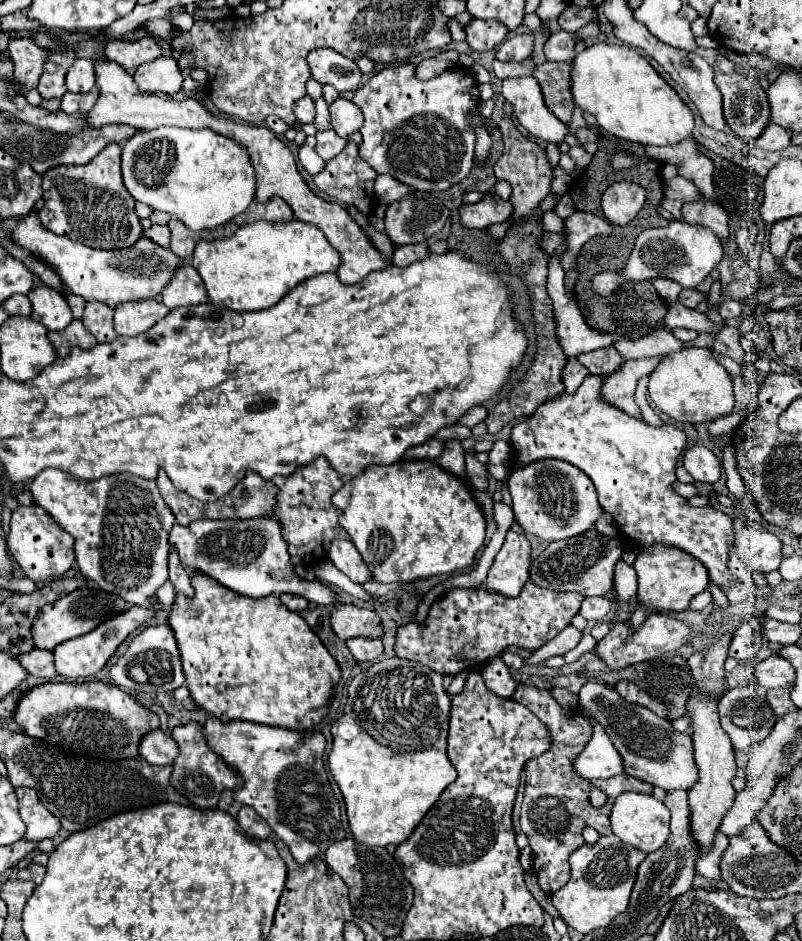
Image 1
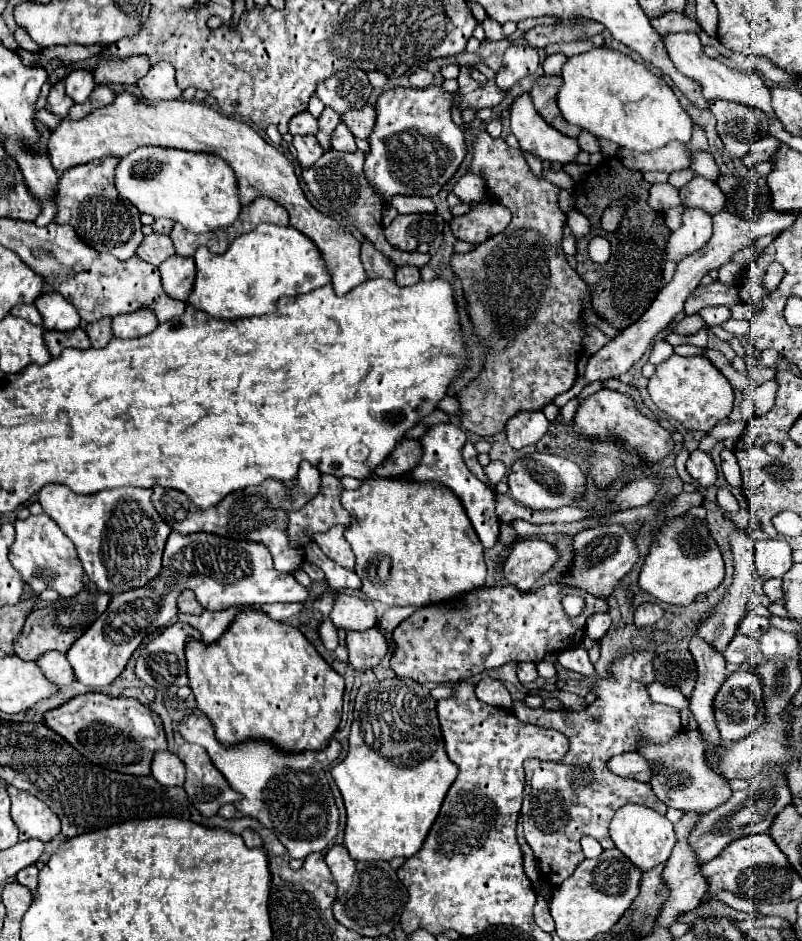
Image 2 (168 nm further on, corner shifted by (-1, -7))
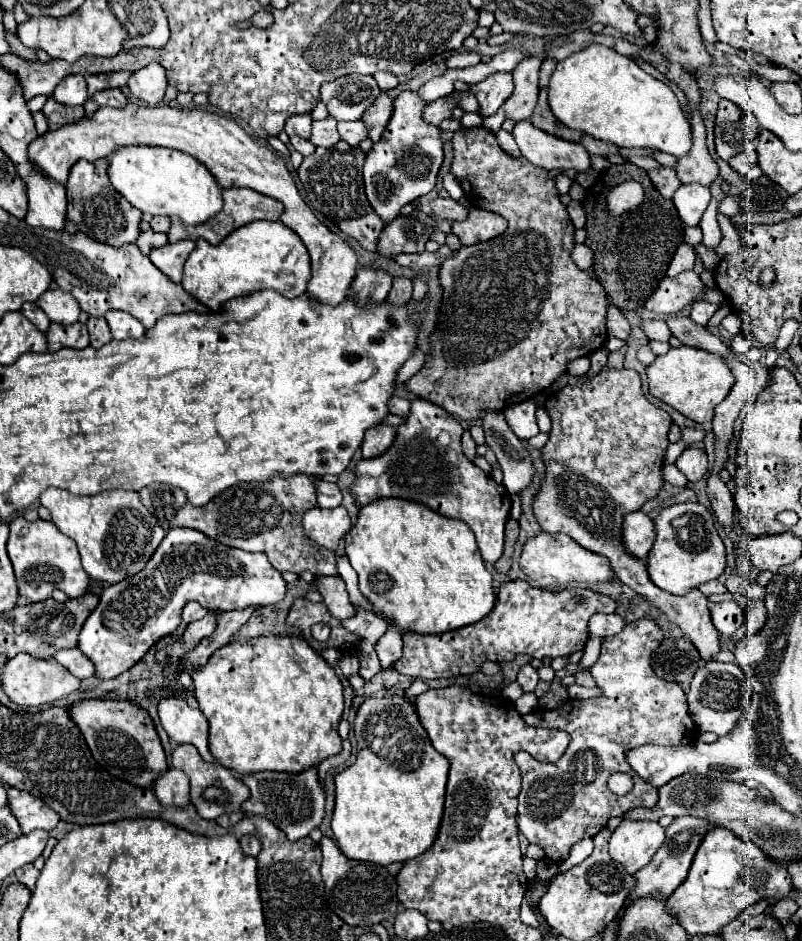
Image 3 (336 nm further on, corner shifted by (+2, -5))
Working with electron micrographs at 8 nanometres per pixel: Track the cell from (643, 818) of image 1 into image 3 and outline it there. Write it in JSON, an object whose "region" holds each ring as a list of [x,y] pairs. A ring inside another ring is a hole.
{"region":[[[623,819],[609,839],[609,853],[629,873],[645,867],[665,841],[665,829],[655,821]]]}

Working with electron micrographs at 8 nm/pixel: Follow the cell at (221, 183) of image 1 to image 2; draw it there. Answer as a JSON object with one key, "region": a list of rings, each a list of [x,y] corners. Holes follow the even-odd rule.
{"region":[[[138,147],[122,157],[116,167],[116,189],[140,213],[178,221],[190,233],[206,233],[228,227],[240,213],[238,181],[222,159],[210,153],[190,153],[182,149]]]}

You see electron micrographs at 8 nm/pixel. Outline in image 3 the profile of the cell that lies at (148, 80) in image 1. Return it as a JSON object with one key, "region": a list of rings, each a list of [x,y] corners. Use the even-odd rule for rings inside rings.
{"region":[[[149,63],[147,67],[135,71],[129,79],[129,91],[151,107],[163,101],[165,87],[167,87],[165,69],[159,63]]]}

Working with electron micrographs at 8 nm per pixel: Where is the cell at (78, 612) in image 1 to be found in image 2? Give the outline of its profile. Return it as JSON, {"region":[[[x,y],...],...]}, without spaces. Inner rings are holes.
{"region":[[[80,591],[70,599],[58,599],[46,607],[34,609],[26,617],[26,623],[20,635],[14,639],[14,653],[24,661],[36,661],[40,655],[52,649],[66,653],[72,647],[72,643],[94,623],[94,619],[106,611],[108,603],[110,603],[110,595],[106,593]]]}

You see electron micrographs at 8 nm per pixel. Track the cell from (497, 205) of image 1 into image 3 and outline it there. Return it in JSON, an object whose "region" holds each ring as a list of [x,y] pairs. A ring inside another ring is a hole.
{"region":[[[471,207],[471,217],[467,221],[455,221],[453,233],[463,245],[475,245],[501,235],[507,229],[507,221],[501,215]]]}

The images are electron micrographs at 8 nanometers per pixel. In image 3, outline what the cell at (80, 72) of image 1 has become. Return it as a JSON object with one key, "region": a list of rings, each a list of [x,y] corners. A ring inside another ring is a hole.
{"region":[[[67,75],[53,91],[55,101],[63,105],[83,105],[87,99],[87,83],[85,77]]]}

